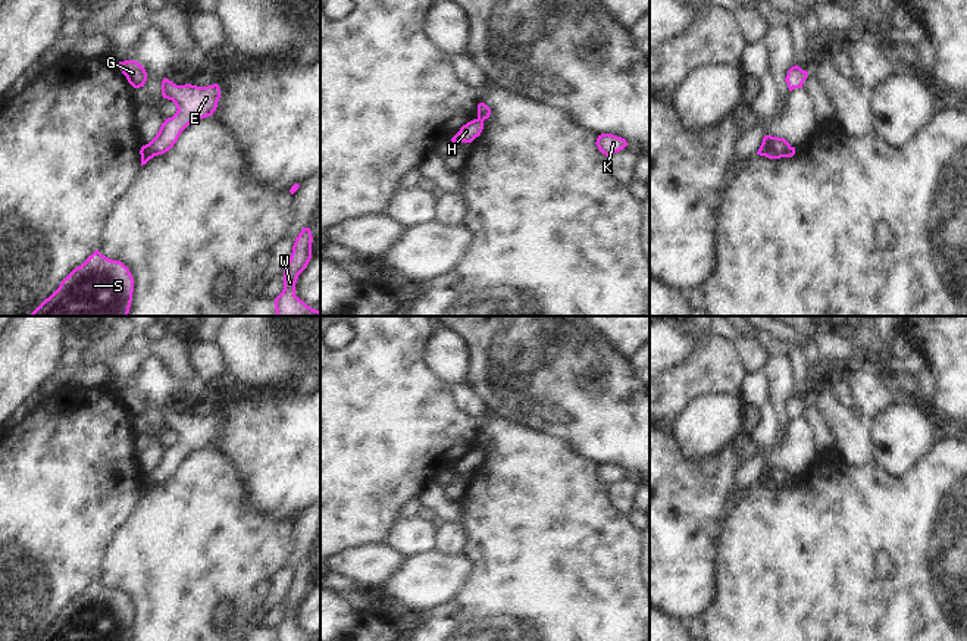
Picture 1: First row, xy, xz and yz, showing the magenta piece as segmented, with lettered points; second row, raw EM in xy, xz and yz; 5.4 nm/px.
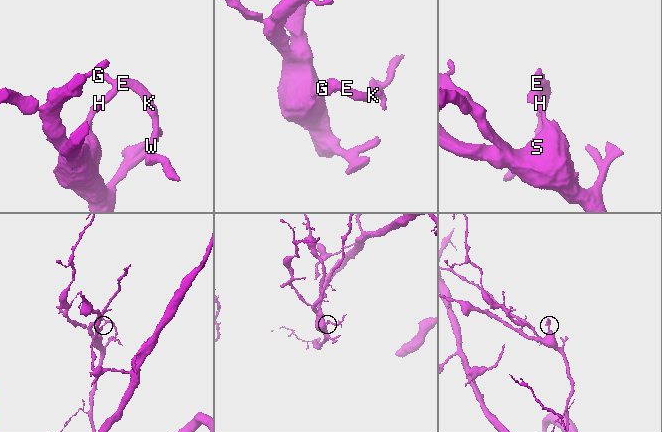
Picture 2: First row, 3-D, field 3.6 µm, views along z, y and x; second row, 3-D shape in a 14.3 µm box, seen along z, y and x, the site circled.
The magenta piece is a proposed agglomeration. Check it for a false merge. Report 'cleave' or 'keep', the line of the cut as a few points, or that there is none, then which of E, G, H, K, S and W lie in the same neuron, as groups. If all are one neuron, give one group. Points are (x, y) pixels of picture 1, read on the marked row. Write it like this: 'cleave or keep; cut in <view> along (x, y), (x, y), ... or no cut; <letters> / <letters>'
cleave; cut in xy along (147, 144), (153, 156); E G K W / H S

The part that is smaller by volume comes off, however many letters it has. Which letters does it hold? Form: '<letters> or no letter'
E, G, K, W.

